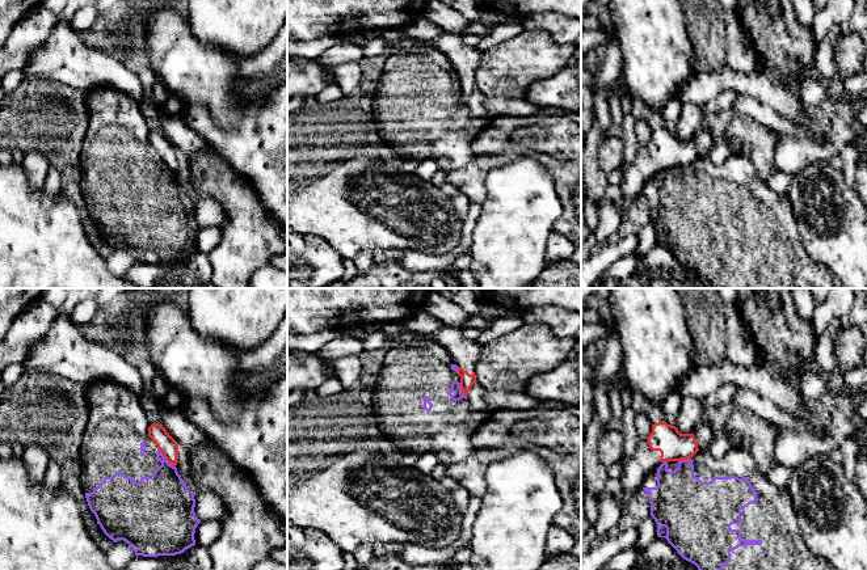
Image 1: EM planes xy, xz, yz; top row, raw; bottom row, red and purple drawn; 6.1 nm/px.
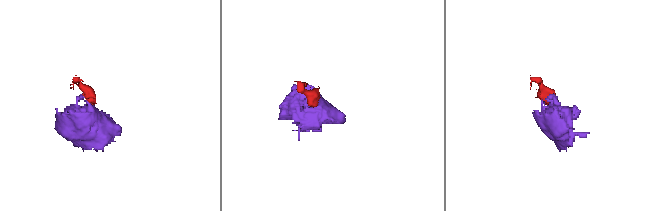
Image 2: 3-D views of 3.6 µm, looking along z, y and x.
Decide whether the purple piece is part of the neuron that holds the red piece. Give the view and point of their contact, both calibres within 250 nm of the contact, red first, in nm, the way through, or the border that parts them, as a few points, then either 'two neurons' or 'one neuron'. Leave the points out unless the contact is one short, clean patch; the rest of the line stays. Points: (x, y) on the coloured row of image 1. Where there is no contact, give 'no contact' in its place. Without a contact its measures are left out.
meets red in xy at (165, 457); 110 nm thick on the red side, 320 nm on the other; border along xy (158, 450), (175, 467); two neurons

